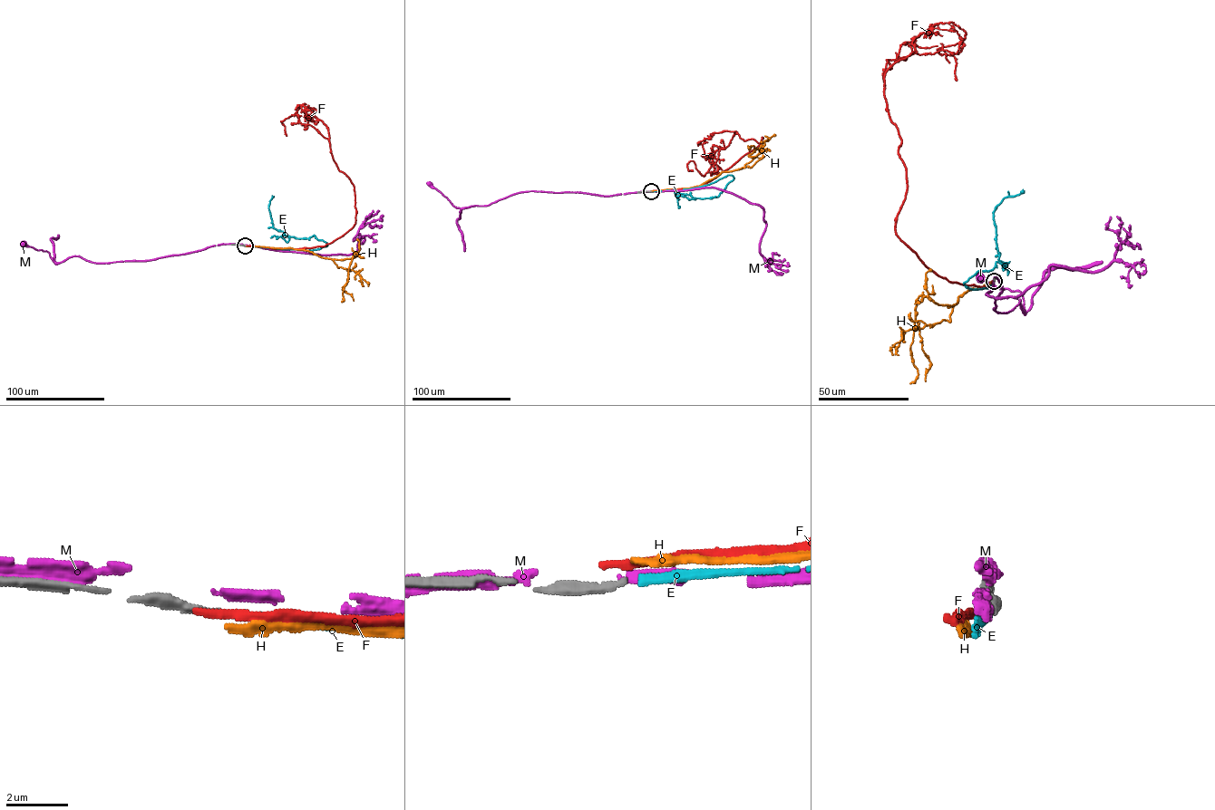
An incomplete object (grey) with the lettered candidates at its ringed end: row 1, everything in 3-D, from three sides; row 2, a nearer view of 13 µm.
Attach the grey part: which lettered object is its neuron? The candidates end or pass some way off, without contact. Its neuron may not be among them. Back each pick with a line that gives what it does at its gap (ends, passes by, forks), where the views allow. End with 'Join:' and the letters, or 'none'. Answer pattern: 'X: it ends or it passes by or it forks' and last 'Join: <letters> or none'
E: it ends
Join: E

